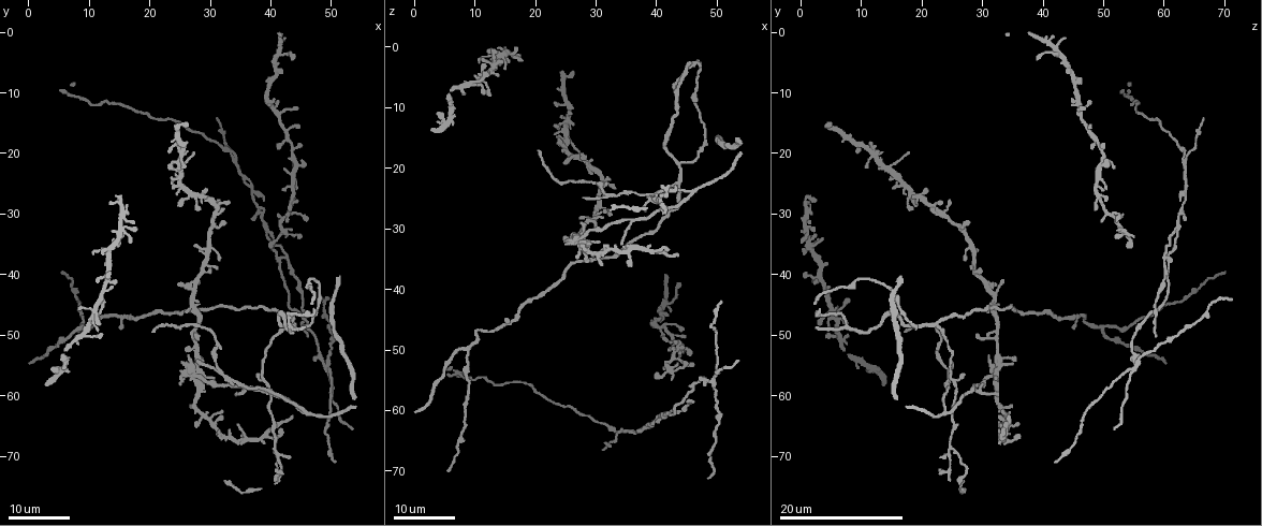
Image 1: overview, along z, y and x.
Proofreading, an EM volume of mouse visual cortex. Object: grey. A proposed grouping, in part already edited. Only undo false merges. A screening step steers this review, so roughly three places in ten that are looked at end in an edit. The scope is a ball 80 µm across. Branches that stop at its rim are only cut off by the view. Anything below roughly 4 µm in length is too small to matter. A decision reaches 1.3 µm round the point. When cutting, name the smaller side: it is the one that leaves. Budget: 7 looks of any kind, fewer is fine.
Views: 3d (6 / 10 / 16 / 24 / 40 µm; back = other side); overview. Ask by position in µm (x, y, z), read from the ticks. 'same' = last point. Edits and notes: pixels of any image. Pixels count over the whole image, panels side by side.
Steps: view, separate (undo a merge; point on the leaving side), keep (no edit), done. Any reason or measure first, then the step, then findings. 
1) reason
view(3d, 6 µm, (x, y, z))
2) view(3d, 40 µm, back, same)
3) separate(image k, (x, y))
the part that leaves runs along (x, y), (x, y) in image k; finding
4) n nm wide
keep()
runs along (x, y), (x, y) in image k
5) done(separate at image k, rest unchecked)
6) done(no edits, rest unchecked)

view(3d, 24 µm, (43.5, 48.0, 22.5))

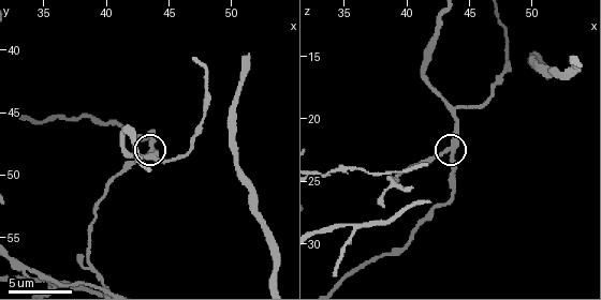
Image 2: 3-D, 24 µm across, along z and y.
view(3d, 10 µm, (43.6, 48.0, 22.6))

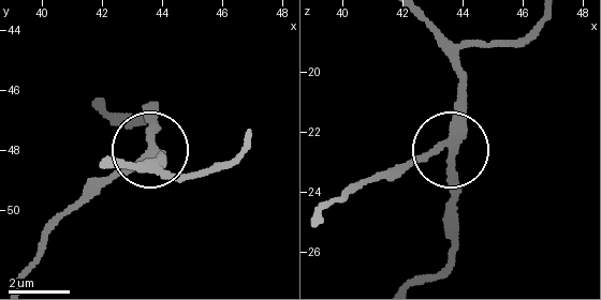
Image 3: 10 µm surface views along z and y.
keep()
runs along (321, 212), (336, 197), (449, 149), (459, 70) in image 3; one neuron here

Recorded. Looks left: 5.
arms part here
view(3d, 24 µm, (8.5, 49.0, 49.5))

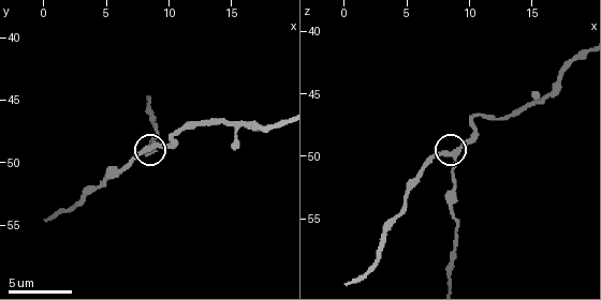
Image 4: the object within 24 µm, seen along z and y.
view(3d, 10 µm, (8.4, 48.8, 49.8))

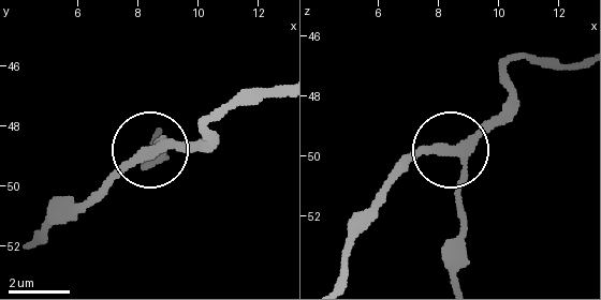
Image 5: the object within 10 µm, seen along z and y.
290 nm wide
keep()
runs along (578, 62), (517, 60), (501, 110), (455, 144), (396, 162) in image 5; one neuron here

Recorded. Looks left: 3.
three arms meet
view(3d, 24 µm, (43.0, 48.5, 8.0))

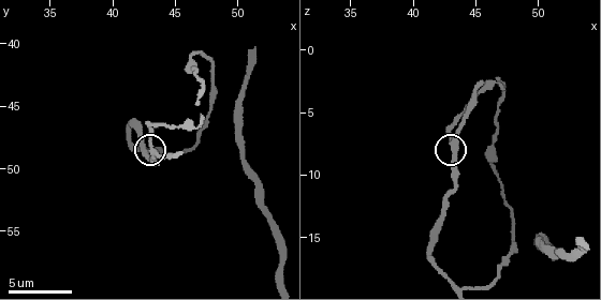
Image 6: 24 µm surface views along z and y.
view(3d, 10 µm, (43.0, 48.2, 7.6))

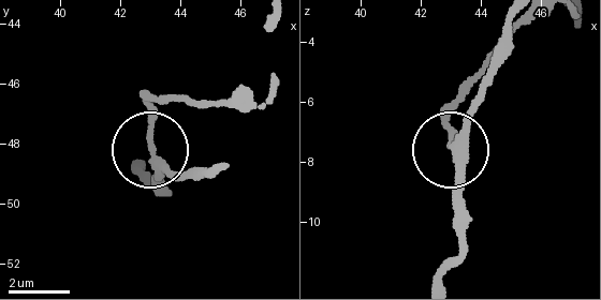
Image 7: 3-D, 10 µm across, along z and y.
260 nm wide
keep()
runs along (439, 279), (462, 240), (462, 171), (452, 140), (483, 96) in image 7; all the same neuron

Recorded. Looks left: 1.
done(no edits, rest unchecked)

